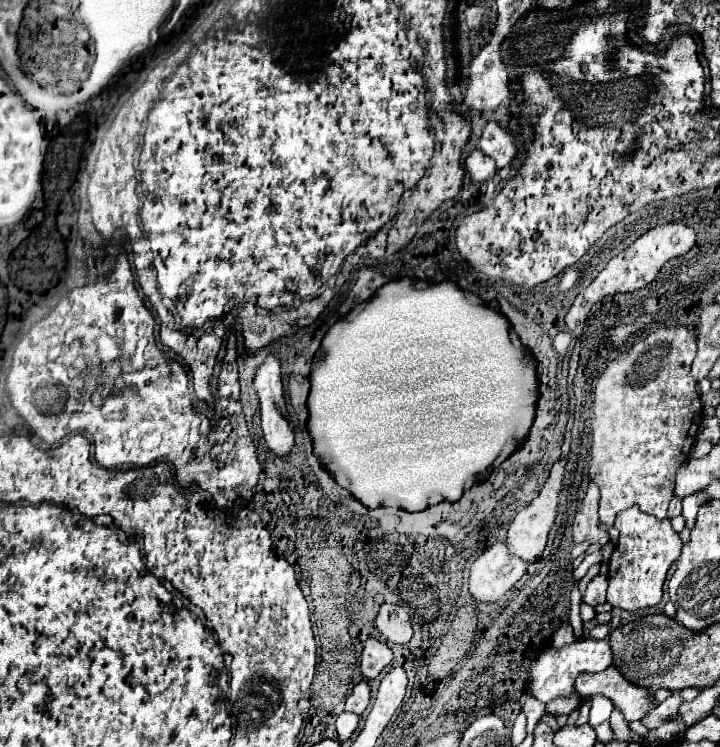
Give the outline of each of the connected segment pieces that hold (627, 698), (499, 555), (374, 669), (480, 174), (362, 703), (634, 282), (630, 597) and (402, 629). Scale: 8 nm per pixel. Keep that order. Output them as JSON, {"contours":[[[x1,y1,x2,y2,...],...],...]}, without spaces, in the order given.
{"contours":[[[610,666,602,672,590,674,590,672,582,672,576,678,576,692,586,698,586,696,606,696,612,700,612,704,616,708,620,708,620,712,624,714,624,718,630,720,640,720,646,712,650,712,654,706,648,702,648,690,646,688,638,688,634,684,630,684,628,680,622,678,622,674]],[[506,544,484,550,470,568,468,588,476,602,496,602,526,572,526,562,508,554]],[[368,638,364,642,364,650,362,650,362,662,360,662,360,670,362,670,362,676,366,680,374,680,382,674,382,670,392,662,394,654,392,650,376,640,376,638]],[[472,148,472,152,466,156,466,168,474,182,484,182,496,176,494,160,490,160,490,156,480,152,480,148]],[[362,680,362,682,358,682,358,684,354,686,350,698,346,700,344,710,346,710,346,712,354,712,354,714,360,716,360,714,366,710,368,700,370,700,370,686]],[[668,222,668,224,660,224,652,230,648,230,630,248,626,248,624,252,614,256,606,264,606,268,590,282,590,286,586,290,592,292,592,302,604,300,614,294,628,294,628,292,640,290,642,286,646,286,648,282,652,282,656,278,656,274,664,266,664,262,688,252,694,246,694,240,696,240,694,230,680,222]],[[638,506,622,510,616,516,616,528,620,530,620,542,612,552,608,566,608,602,624,610,640,610,654,606,662,600,662,584,670,564,680,556,682,540,674,532,668,518,658,520]],[[382,604,376,616,376,628,392,642,404,644,412,638,412,624,410,616,404,608,394,604]]]}

